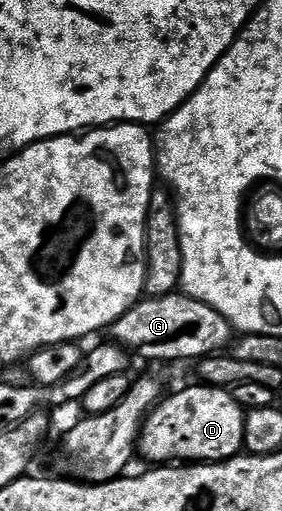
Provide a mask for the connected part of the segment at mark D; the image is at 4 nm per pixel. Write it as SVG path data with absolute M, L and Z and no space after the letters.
M201 384L190 386L179 394L163 397L162 401L146 415L142 423L142 432L138 440L137 449L150 464L170 464L175 460L185 460L190 464L204 462L227 462L230 458L237 458L243 453L246 444L246 415L247 411L235 400L229 389Z

